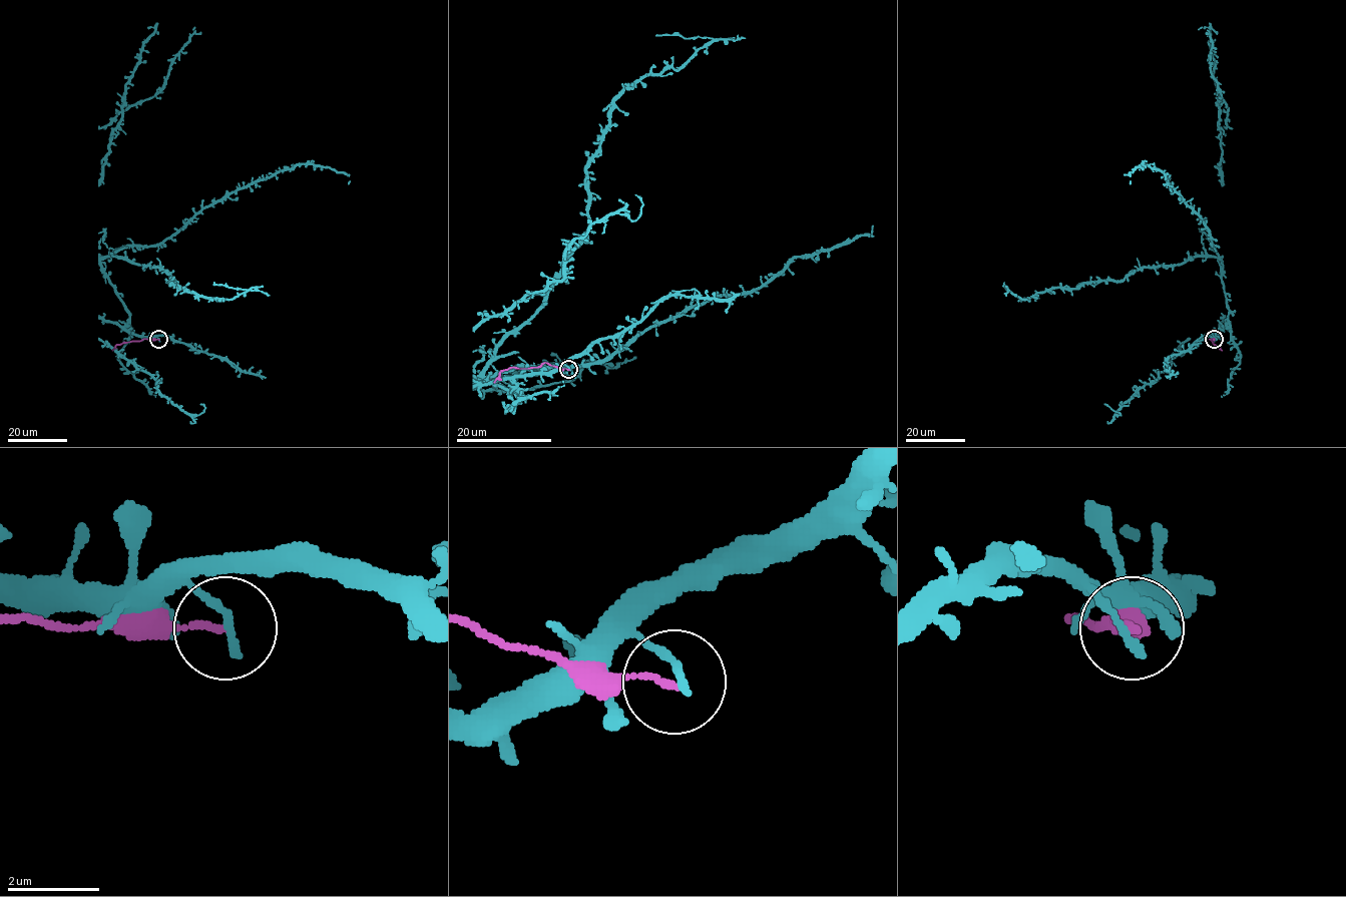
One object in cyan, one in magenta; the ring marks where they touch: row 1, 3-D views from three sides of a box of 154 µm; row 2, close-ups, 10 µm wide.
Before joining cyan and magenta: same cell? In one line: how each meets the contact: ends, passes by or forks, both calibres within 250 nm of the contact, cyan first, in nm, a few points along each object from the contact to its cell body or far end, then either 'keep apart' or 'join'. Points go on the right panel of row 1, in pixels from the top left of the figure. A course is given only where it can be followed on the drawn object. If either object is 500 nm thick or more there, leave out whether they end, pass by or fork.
cyan ends; magenta ends; calibres 200 and 130 nm; course cyan (1213, 340), (1229, 311), (1217, 258), (1142, 267), (1119, 281), (1051, 288), (1025, 299), (1005, 290), (1004, 282); course magenta (1214, 340), (1209, 339), (1222, 350); keep apart

